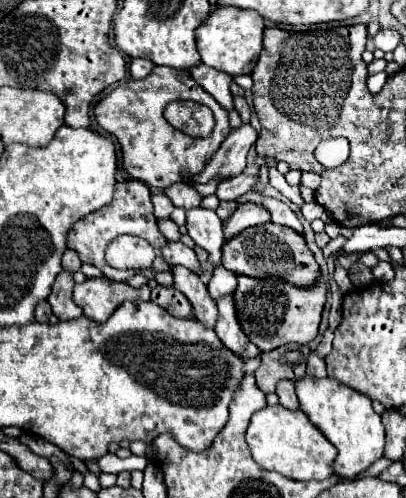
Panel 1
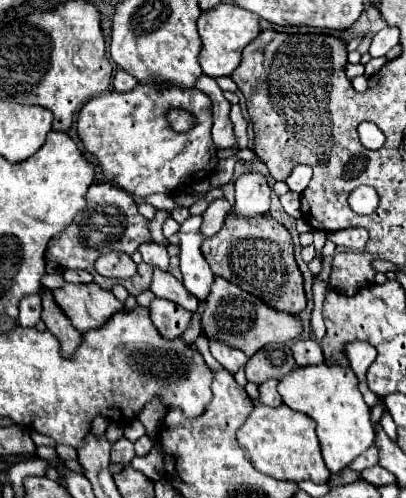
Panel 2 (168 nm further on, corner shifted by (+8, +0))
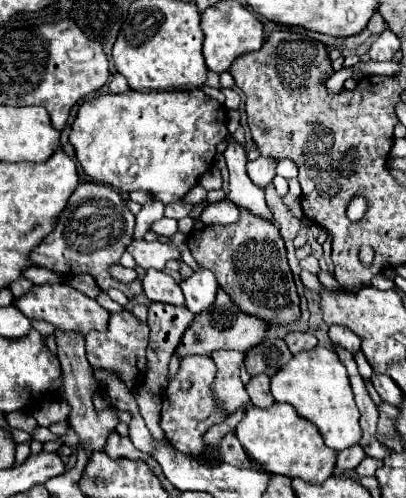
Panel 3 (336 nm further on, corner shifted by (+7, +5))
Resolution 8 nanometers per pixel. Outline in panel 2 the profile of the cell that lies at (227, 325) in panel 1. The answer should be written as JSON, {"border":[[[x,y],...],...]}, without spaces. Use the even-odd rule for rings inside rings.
{"border":[[[210,342],[210,352],[232,374],[236,374],[236,370],[242,364],[246,364],[246,360],[248,360],[248,356],[244,356],[242,350],[236,350],[232,346],[224,346],[222,342]]]}

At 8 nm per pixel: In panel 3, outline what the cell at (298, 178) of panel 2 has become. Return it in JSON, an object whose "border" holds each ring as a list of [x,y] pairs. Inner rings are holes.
{"border":[[[281,159],[279,165],[277,165],[277,175],[279,175],[279,177],[285,177],[285,179],[297,177],[297,167],[295,167],[295,163],[289,161],[289,159]]]}

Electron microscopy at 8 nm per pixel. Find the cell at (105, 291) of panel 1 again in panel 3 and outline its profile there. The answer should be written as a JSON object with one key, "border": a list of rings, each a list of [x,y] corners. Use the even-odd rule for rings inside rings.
{"border":[[[45,283],[45,285],[35,285],[29,293],[25,293],[21,299],[15,299],[13,303],[17,309],[21,309],[21,313],[25,313],[25,317],[29,319],[43,319],[47,323],[51,323],[55,329],[63,329],[63,331],[73,331],[73,333],[81,333],[87,335],[89,331],[105,331],[107,323],[109,323],[109,311],[105,311],[95,299],[89,299],[87,295],[83,295],[81,291],[73,289],[67,283]]]}

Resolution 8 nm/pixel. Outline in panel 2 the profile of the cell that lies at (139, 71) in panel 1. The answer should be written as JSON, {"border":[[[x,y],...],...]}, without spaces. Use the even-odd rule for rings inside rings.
{"border":[[[118,70],[114,76],[114,90],[118,90],[118,92],[128,92],[136,84],[138,84],[136,78],[132,78],[132,74],[128,74],[126,70]]]}

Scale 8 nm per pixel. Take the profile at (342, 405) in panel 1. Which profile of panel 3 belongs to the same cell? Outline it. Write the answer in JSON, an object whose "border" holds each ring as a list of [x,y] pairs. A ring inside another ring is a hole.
{"border":[[[315,347],[293,355],[289,365],[285,365],[285,369],[279,369],[271,377],[271,395],[275,397],[277,403],[293,405],[303,419],[311,421],[323,435],[327,447],[343,451],[349,445],[359,443],[361,439],[359,411],[353,399],[345,365],[339,361],[335,351],[325,347]]]}

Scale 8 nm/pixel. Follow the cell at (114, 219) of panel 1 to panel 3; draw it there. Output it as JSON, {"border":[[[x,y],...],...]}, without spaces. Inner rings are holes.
{"border":[[[85,181],[77,185],[77,189],[67,201],[67,207],[59,213],[53,233],[49,233],[49,237],[45,237],[45,241],[41,241],[41,245],[37,245],[33,253],[29,253],[29,261],[37,267],[45,267],[61,275],[89,273],[97,281],[101,291],[109,291],[111,287],[115,287],[131,299],[141,291],[133,291],[133,287],[129,287],[127,283],[113,279],[109,269],[125,253],[127,245],[131,243],[133,229],[135,215],[127,209],[119,193],[109,189],[109,185]]]}

